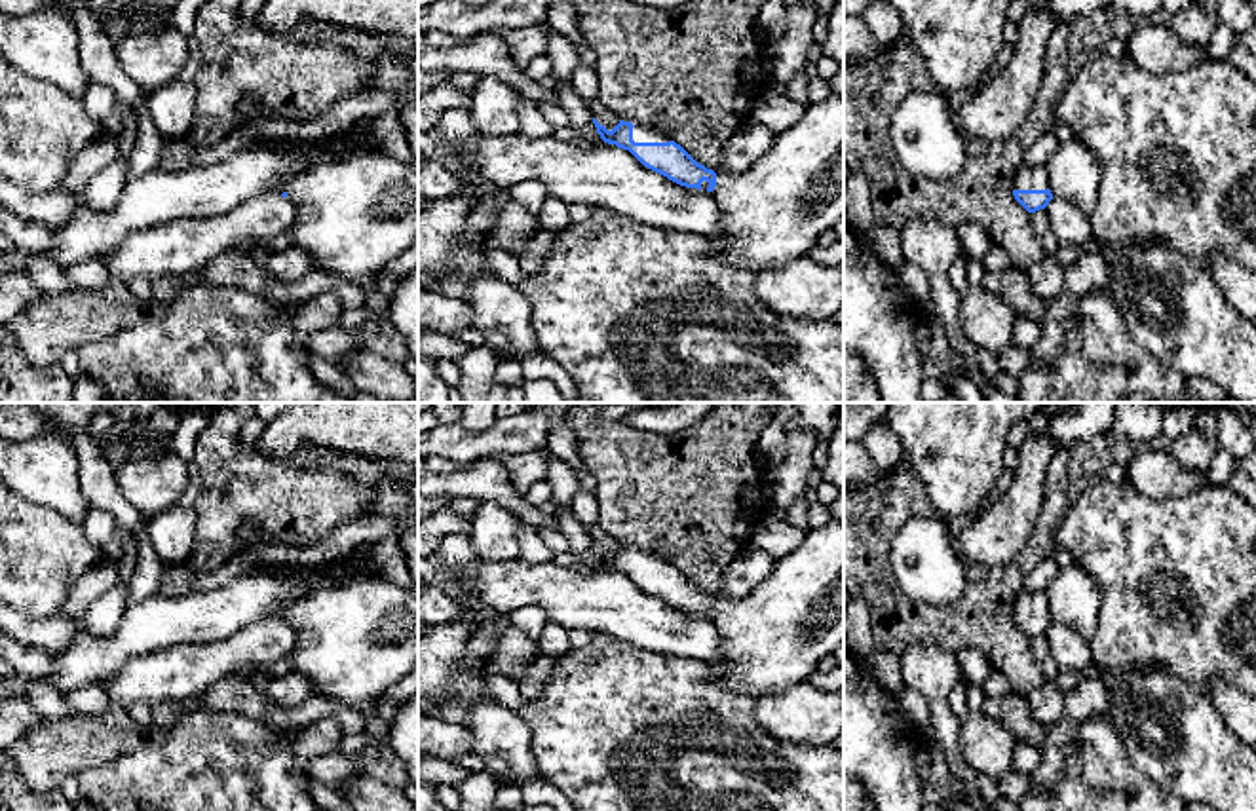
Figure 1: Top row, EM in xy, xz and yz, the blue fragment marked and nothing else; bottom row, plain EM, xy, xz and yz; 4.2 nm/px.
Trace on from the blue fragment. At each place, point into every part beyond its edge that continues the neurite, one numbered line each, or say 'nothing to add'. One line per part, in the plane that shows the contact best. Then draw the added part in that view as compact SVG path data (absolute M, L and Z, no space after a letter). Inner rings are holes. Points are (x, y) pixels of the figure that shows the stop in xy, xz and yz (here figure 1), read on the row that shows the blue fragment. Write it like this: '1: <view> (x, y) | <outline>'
1: xz (641, 133) | M635 125L633 141L635 142L669 142L671 139L652 127Z

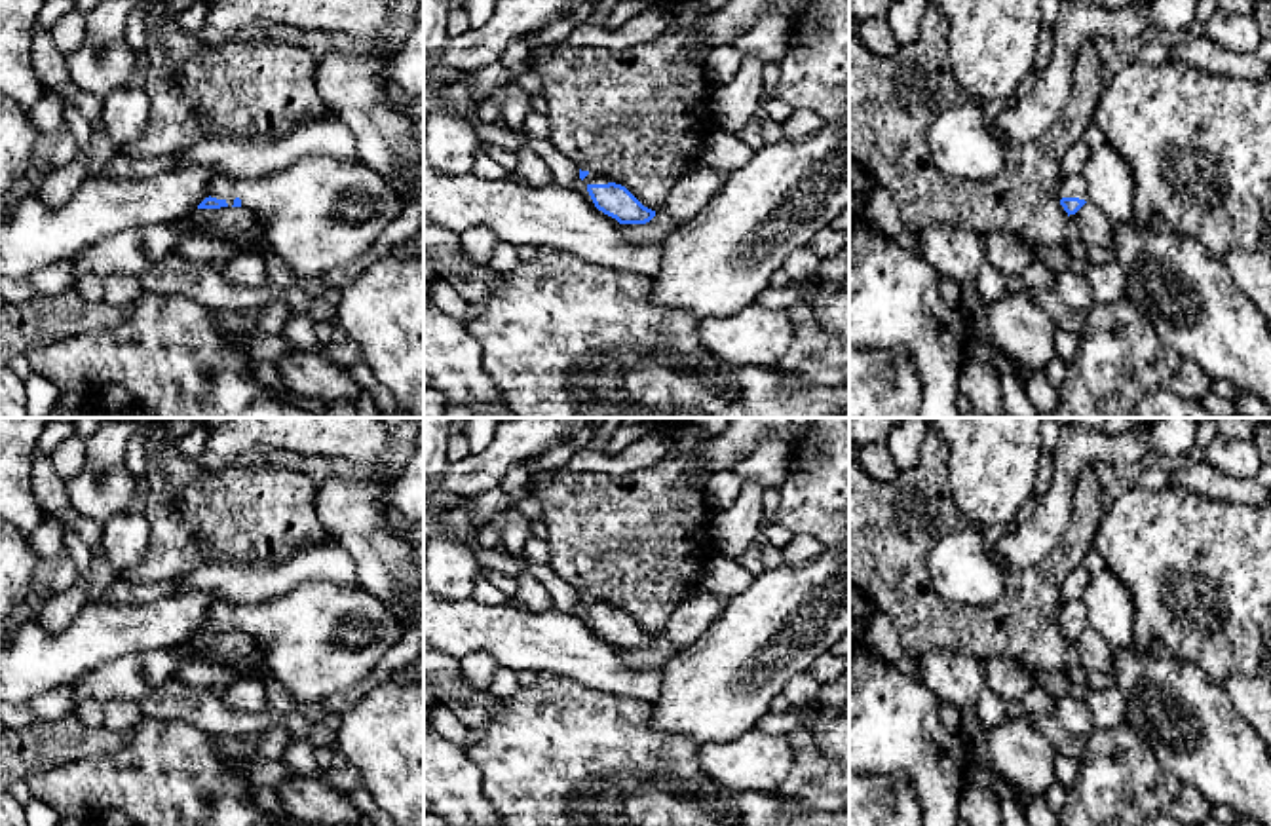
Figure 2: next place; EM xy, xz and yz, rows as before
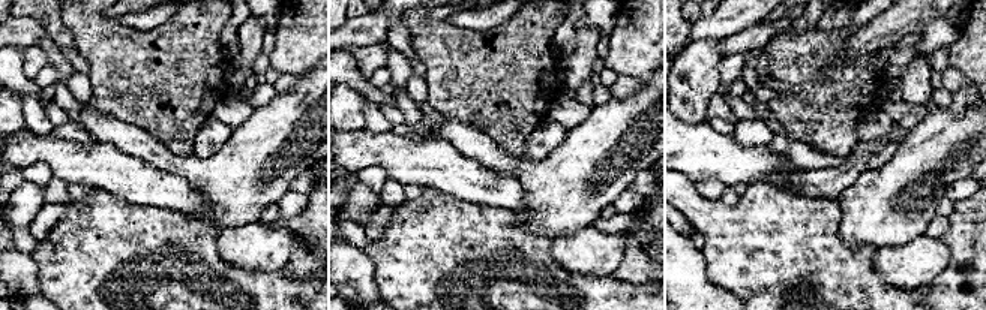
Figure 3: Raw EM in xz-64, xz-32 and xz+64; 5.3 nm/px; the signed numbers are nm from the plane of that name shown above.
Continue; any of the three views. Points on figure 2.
1: xy (320, 213) | M308 154L287 169L256 180L220 175L211 182L209 196L224 199L228 207L239 197L241 207L249 209L255 216L255 226L247 241L270 247L298 277L304 279L319 279L327 272L357 260L403 213L407 203L407 199L389 188L361 158L346 160L327 154Z

